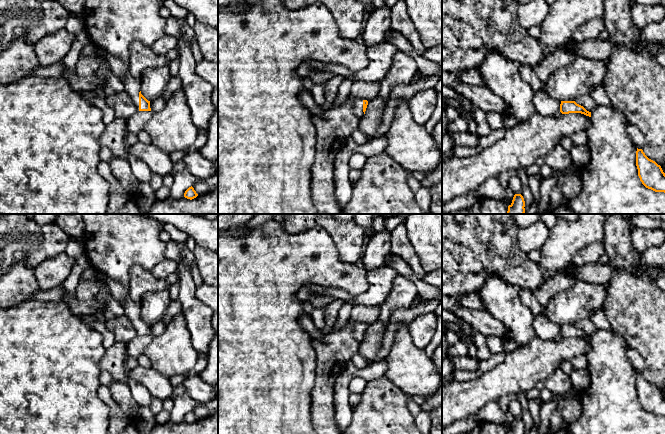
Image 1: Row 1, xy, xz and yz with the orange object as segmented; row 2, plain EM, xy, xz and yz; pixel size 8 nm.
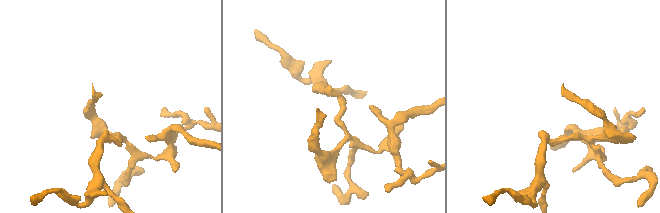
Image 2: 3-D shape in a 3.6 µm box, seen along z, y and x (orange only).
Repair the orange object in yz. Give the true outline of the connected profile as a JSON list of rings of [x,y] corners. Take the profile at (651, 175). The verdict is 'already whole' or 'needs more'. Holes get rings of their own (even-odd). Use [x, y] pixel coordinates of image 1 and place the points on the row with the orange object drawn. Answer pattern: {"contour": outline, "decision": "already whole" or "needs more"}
{"contour": [[[642,149],[636,151],[636,166],[642,184],[655,192],[665,193],[665,173],[660,165],[649,159]]], "decision": "already whole"}

